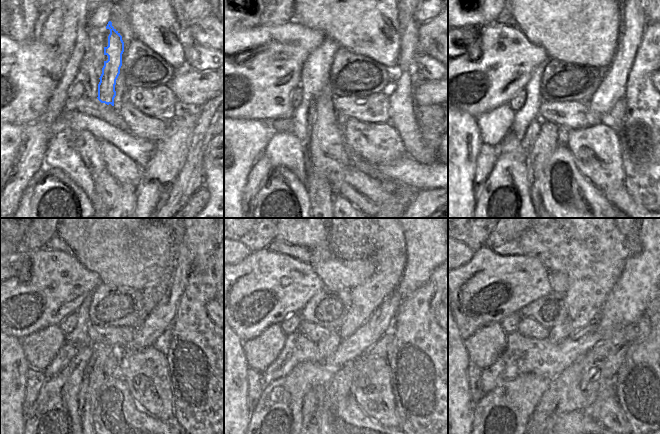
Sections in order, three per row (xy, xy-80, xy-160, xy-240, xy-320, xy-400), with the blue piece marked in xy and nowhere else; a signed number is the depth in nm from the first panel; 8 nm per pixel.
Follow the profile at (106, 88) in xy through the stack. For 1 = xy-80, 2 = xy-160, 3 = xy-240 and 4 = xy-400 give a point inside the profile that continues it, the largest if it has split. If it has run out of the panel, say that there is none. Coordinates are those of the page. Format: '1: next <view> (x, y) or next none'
1: next xy-80 (327, 152)
2: next xy-160 (568, 197)
3: next xy-240 (118, 421)
4: next xy-400 (575, 421)

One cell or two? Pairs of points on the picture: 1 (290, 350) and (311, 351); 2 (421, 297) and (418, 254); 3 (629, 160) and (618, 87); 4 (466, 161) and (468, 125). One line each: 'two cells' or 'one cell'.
1: one cell
2: two cells
3: two cells
4: one cell

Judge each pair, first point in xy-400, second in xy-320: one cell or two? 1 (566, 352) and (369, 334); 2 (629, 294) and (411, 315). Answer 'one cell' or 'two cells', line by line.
1: one cell
2: two cells

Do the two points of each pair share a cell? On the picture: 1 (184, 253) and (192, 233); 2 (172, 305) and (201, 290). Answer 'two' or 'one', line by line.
1: two
2: two

